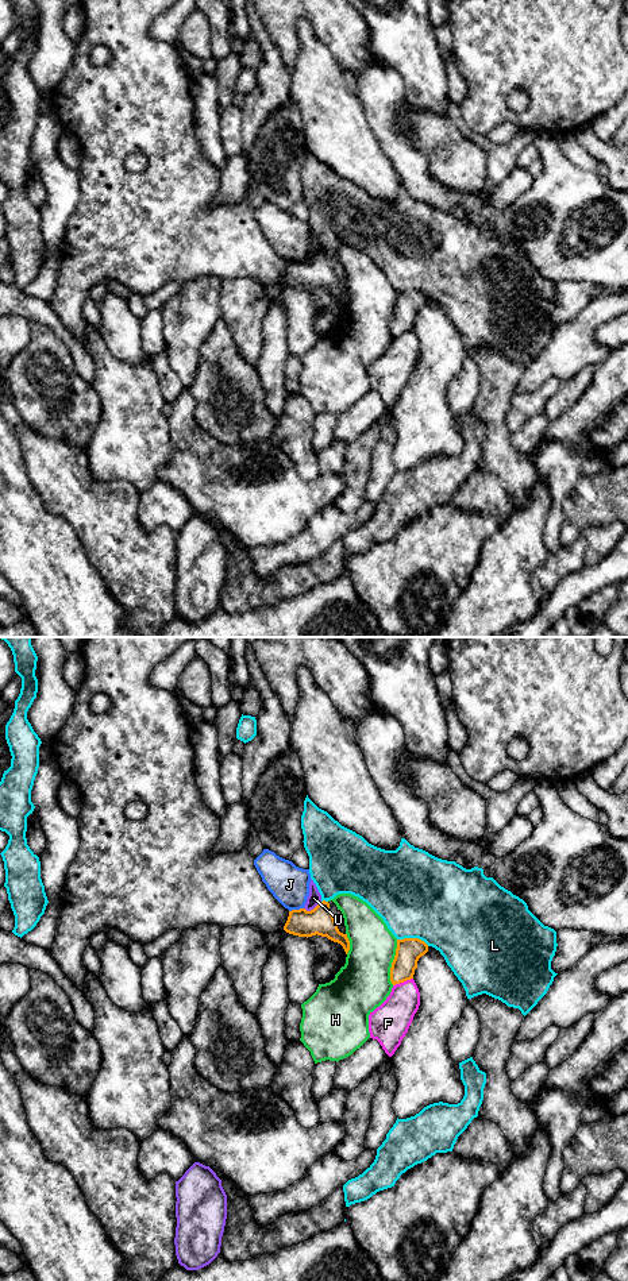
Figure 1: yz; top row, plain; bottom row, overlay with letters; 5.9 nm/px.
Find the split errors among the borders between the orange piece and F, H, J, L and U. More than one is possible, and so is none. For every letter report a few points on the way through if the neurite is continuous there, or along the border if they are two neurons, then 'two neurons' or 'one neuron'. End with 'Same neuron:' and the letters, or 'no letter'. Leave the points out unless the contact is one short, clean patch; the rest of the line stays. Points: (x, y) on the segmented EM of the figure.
F: two neurons
H: two neurons
J: along yz (303, 907), (289, 911) | two neurons
L: two neurons
U: two neurons
Same neuron: no letter

